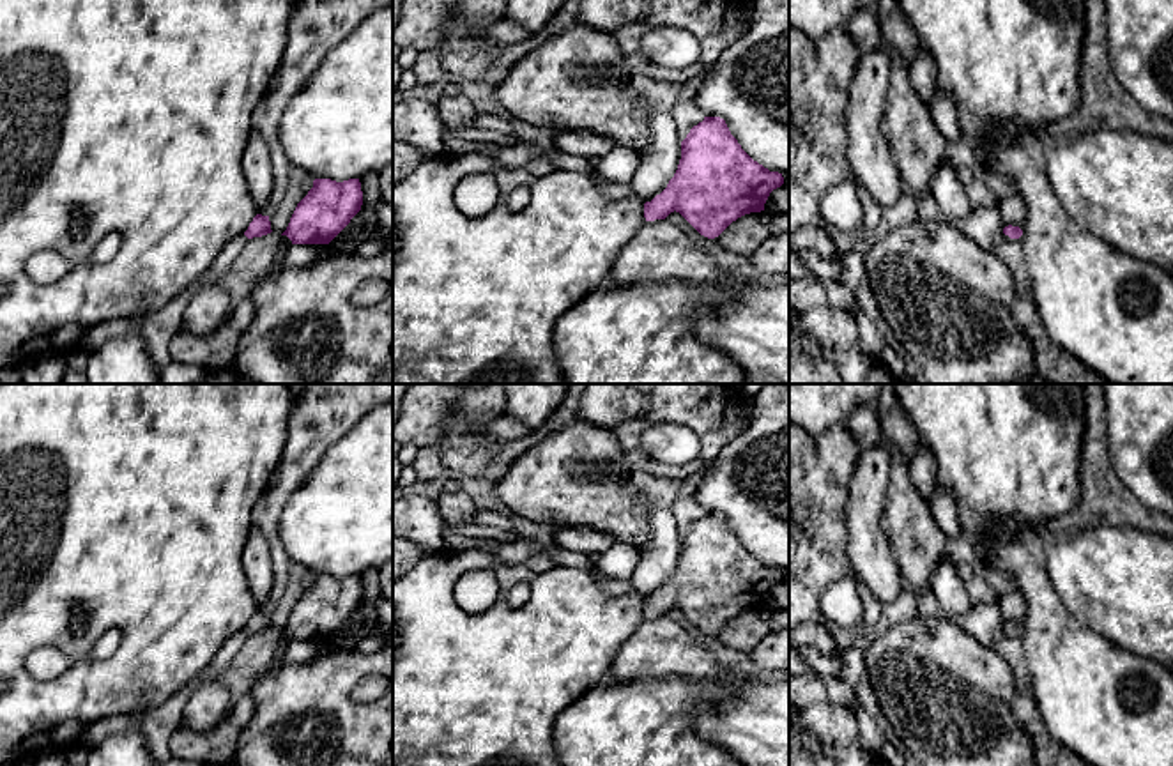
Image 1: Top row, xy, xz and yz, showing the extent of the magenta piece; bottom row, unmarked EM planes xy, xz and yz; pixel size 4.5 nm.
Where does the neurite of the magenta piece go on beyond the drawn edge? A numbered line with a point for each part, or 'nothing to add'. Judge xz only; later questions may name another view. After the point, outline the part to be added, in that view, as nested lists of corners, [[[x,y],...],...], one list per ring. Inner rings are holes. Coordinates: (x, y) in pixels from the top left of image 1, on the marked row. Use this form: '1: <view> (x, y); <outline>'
nothing to add

